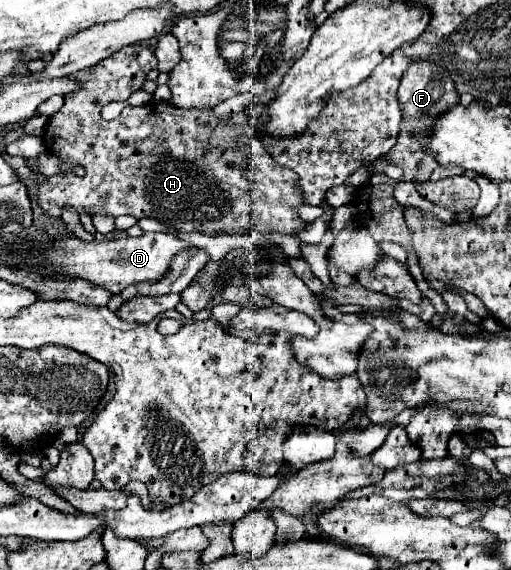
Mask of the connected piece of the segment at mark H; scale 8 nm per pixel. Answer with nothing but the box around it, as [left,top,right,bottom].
[37,44,307,236]

